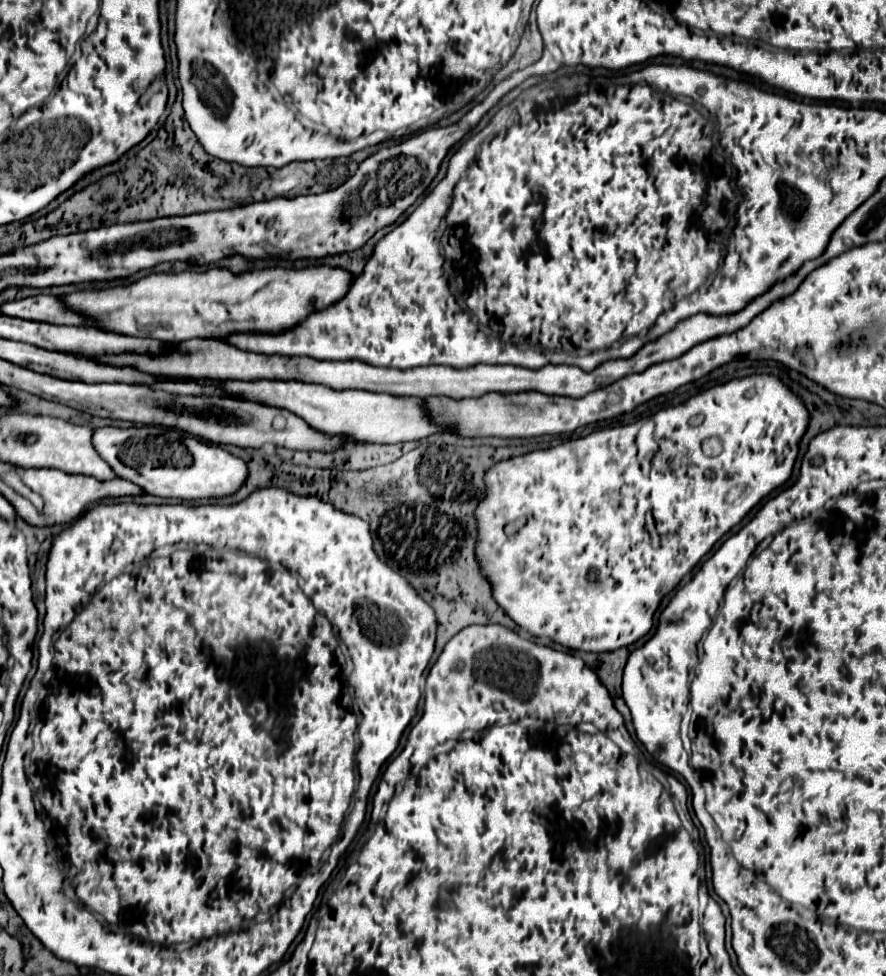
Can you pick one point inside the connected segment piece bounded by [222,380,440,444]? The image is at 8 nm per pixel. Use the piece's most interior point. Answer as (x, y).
(364, 416)

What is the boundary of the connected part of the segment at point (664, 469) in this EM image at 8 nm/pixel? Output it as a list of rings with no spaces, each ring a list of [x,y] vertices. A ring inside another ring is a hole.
[[[752,374],[746,378],[736,378],[726,384],[718,384],[714,388],[708,388],[690,400],[664,408],[658,412],[658,434],[660,434],[660,450],[656,452],[652,460],[652,470],[650,476],[644,476],[640,470],[640,464],[636,460],[636,444],[634,438],[638,434],[636,426],[618,426],[618,428],[604,428],[588,434],[586,438],[578,440],[566,440],[564,444],[558,444],[554,448],[546,450],[534,450],[524,456],[508,458],[496,462],[492,470],[484,472],[484,484],[486,484],[486,494],[478,502],[474,510],[476,518],[476,562],[480,566],[482,578],[490,582],[492,586],[492,598],[496,604],[508,612],[508,616],[524,628],[530,636],[536,638],[550,638],[556,644],[562,644],[570,650],[582,650],[582,652],[612,652],[624,646],[630,646],[638,642],[642,636],[646,636],[652,628],[652,620],[656,610],[660,608],[660,602],[664,596],[668,596],[680,580],[702,560],[704,554],[712,550],[712,546],[736,524],[742,522],[742,518],[770,492],[786,484],[792,476],[798,450],[800,450],[800,440],[806,434],[810,424],[810,412],[800,396],[796,396],[778,376],[774,374]],[[708,436],[720,436],[724,442],[724,450],[716,458],[704,456],[700,442]]]

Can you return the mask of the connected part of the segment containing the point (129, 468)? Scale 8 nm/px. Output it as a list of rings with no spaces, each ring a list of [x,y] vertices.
[[[130,426],[96,428],[92,434],[92,446],[116,470],[118,478],[142,486],[142,490],[160,498],[222,498],[234,494],[246,478],[244,460],[228,454],[218,446],[208,446],[198,438],[184,434],[176,428],[164,426]]]

